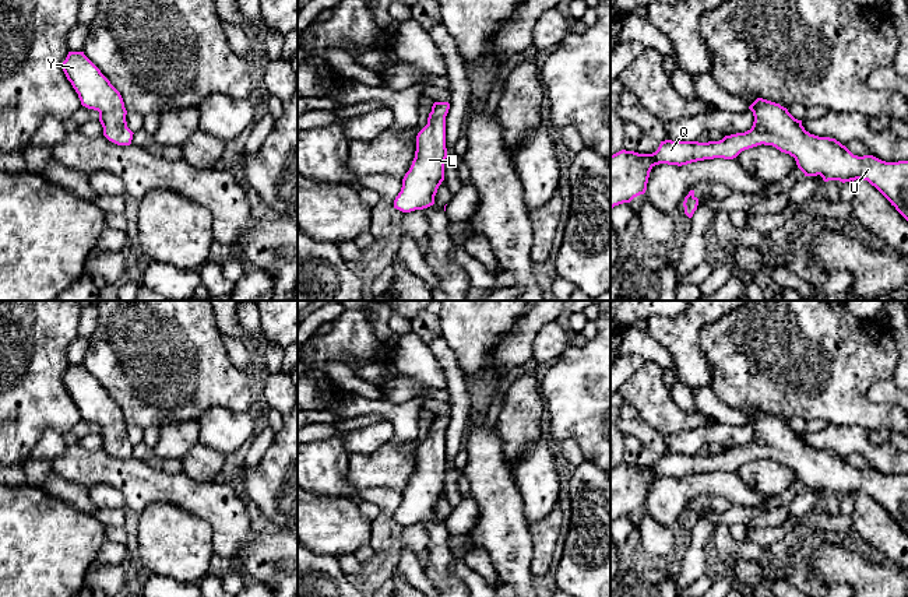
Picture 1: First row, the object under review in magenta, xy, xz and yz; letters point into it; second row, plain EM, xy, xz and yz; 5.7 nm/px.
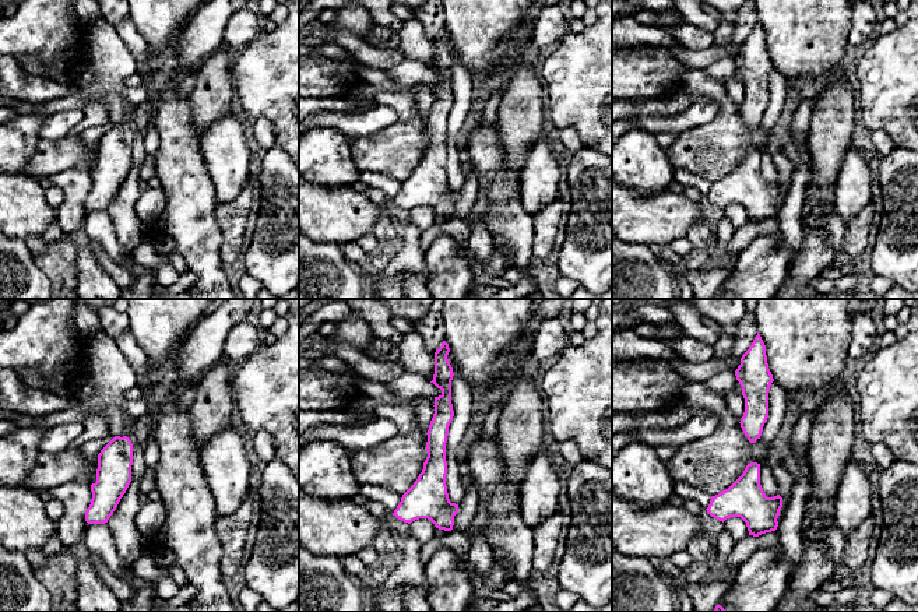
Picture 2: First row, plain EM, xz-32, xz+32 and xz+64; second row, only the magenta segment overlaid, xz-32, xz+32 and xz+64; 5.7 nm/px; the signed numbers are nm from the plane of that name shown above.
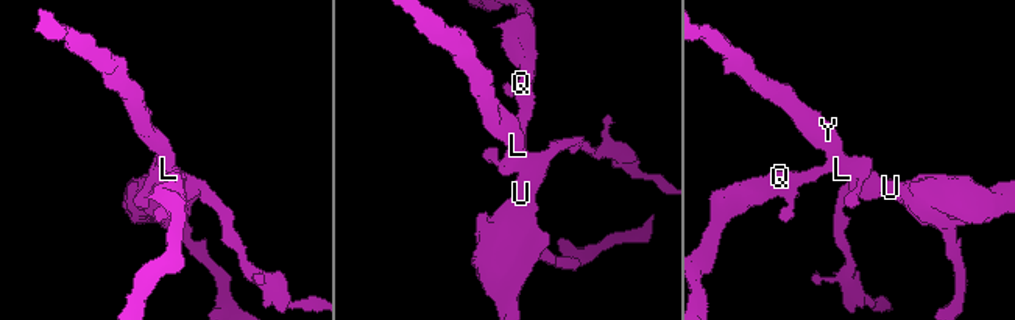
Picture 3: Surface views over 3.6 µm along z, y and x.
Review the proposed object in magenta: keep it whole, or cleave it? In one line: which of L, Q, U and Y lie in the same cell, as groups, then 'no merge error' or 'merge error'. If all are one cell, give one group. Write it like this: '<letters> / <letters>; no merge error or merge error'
L Q U Y; no merge error

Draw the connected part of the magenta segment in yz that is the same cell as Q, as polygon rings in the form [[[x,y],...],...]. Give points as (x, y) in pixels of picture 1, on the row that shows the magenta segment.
[[[757,98],[749,109],[753,112],[754,122],[752,129],[745,133],[725,136],[719,141],[708,143],[665,140],[661,141],[658,150],[652,154],[622,150],[610,155],[610,210],[615,206],[630,203],[634,197],[644,194],[650,172],[655,165],[668,164],[682,166],[714,158],[733,159],[742,151],[764,144],[793,157],[805,176],[820,175],[824,182],[840,180],[842,183],[856,179],[867,180],[908,221],[908,161],[886,162],[873,155],[854,155],[835,138],[810,134],[802,126],[802,120],[795,119],[786,108],[763,98]]]

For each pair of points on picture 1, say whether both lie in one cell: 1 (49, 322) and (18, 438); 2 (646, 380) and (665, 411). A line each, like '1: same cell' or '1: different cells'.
1: same cell
2: same cell

